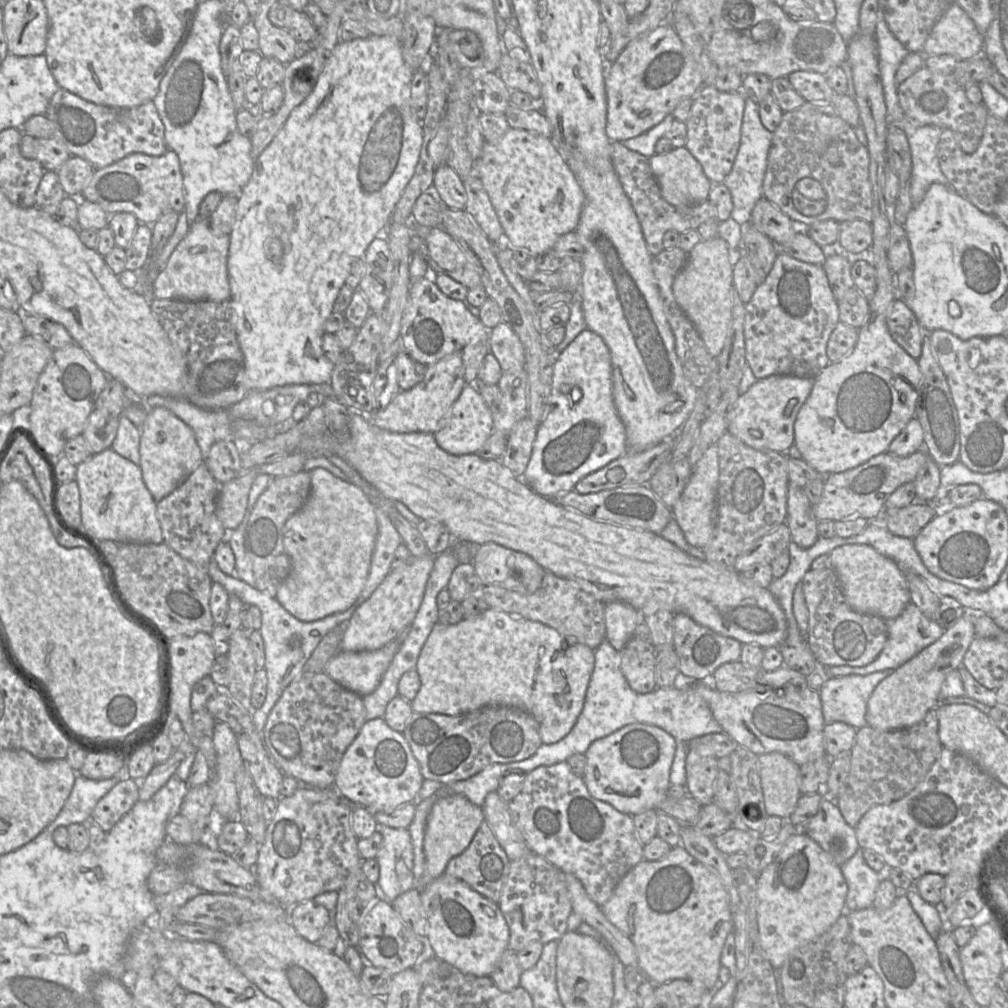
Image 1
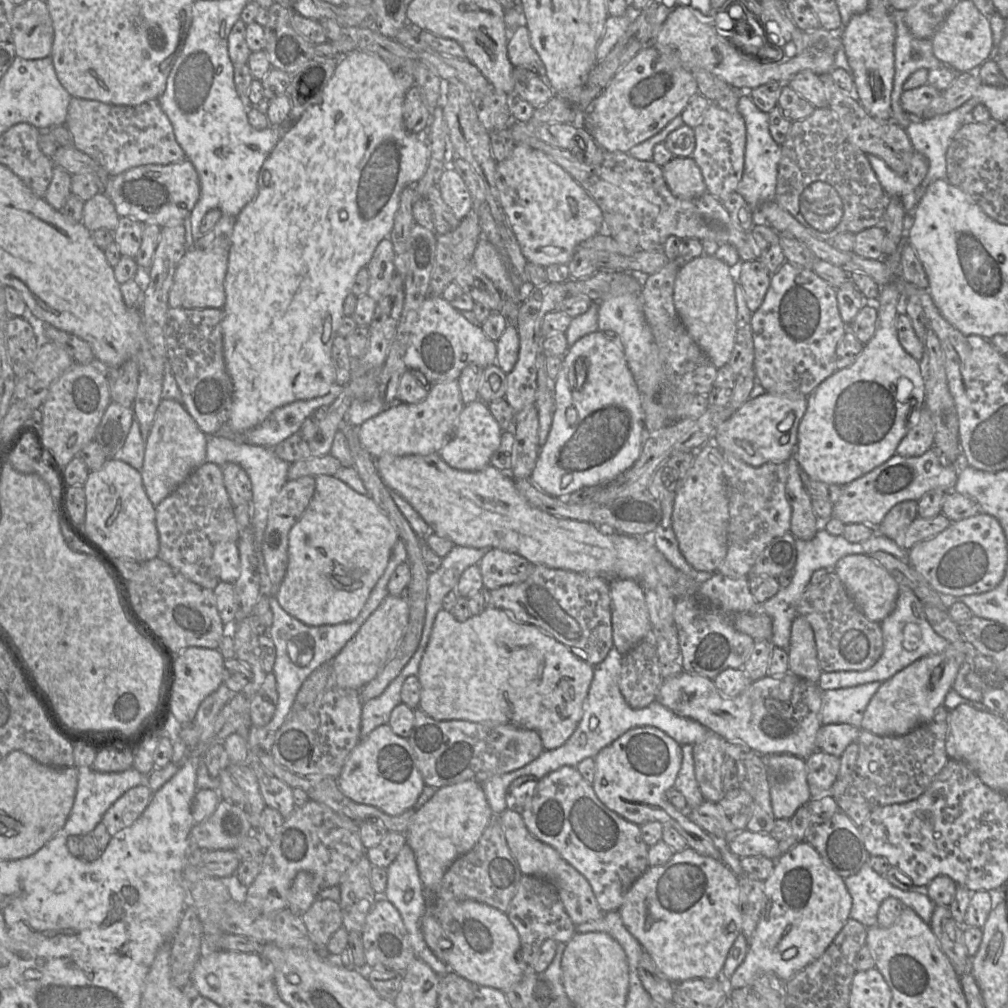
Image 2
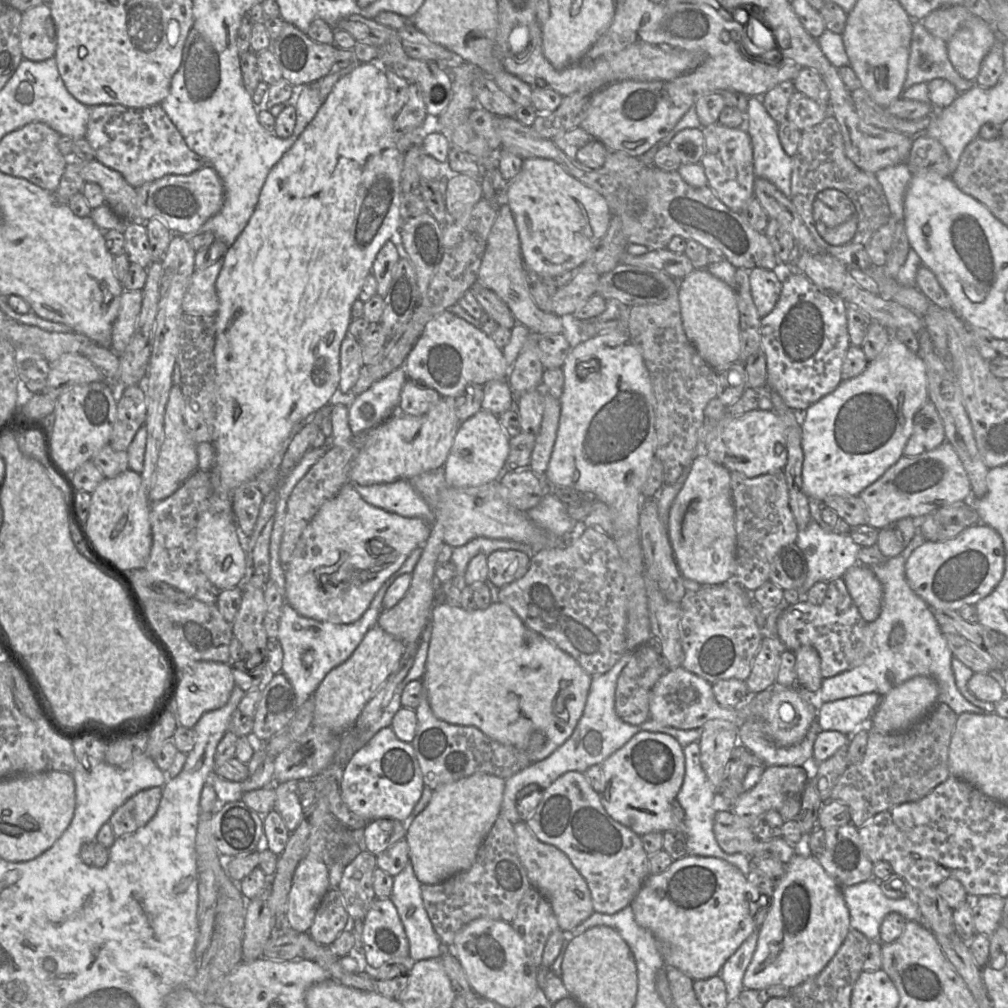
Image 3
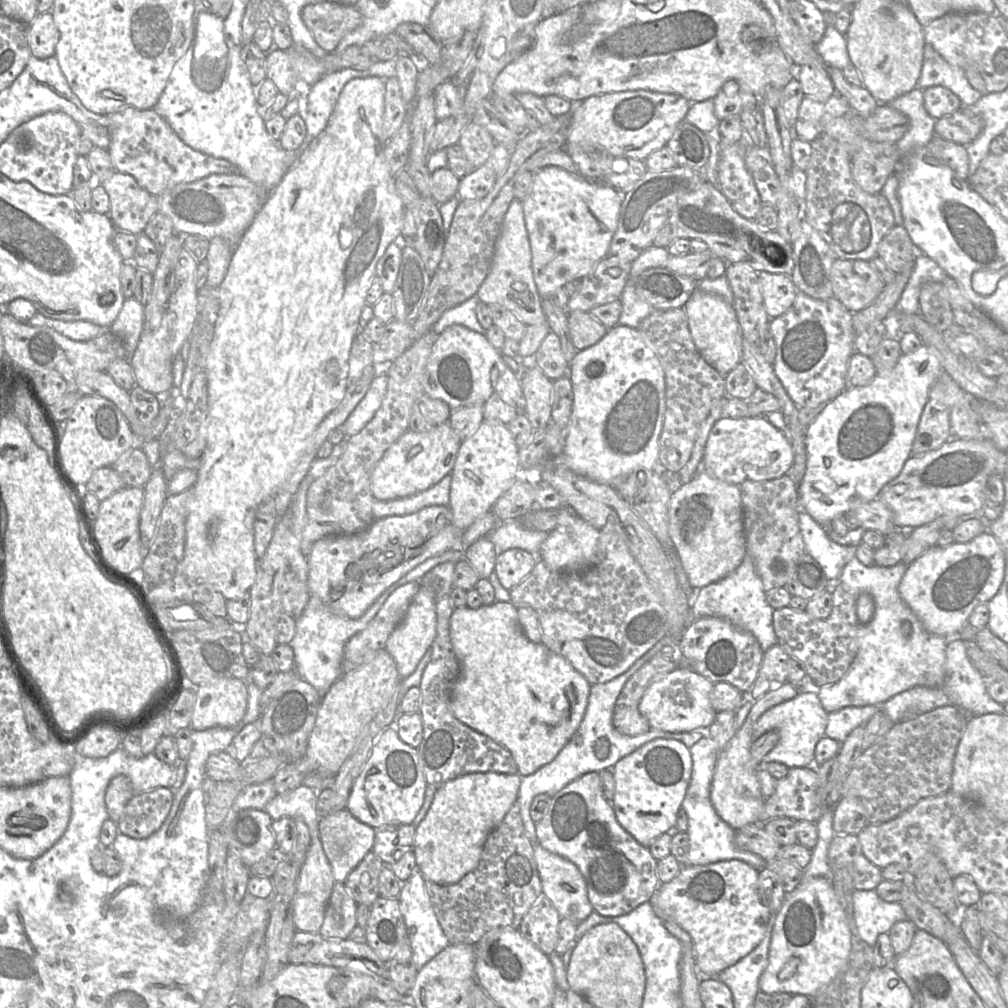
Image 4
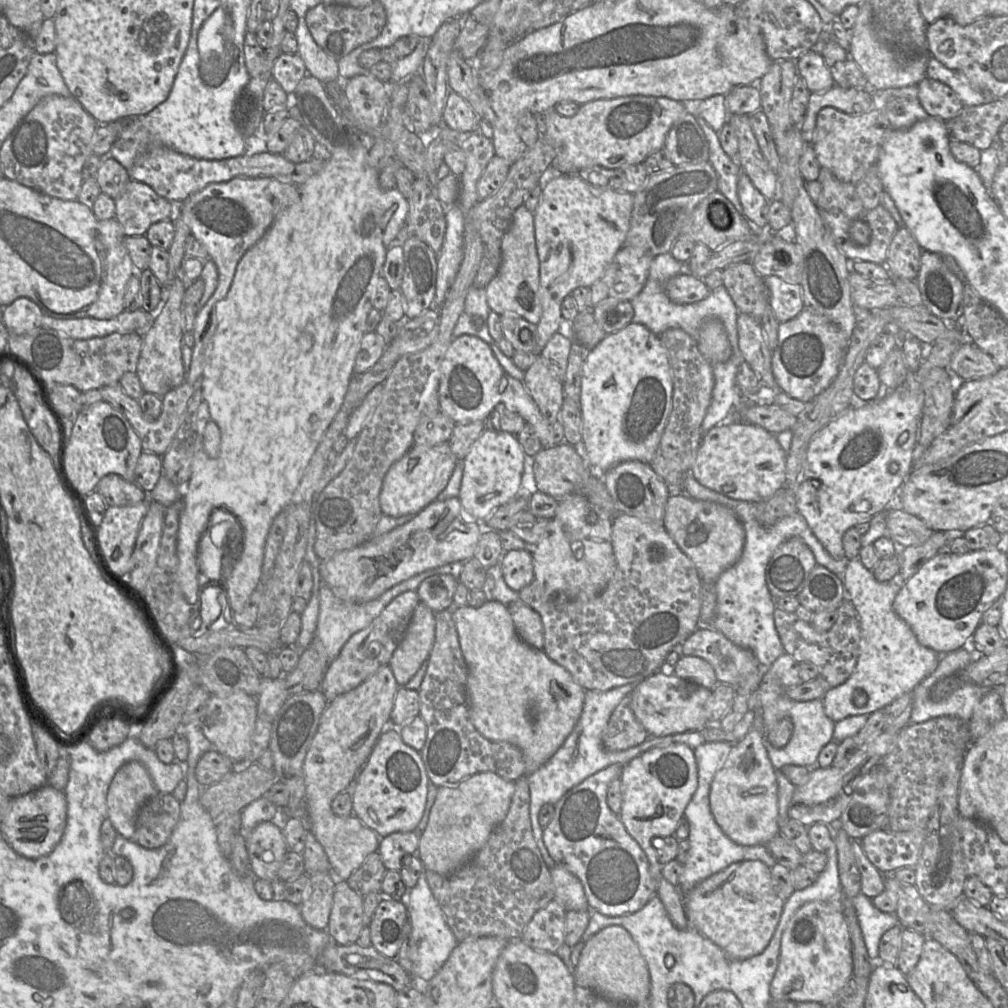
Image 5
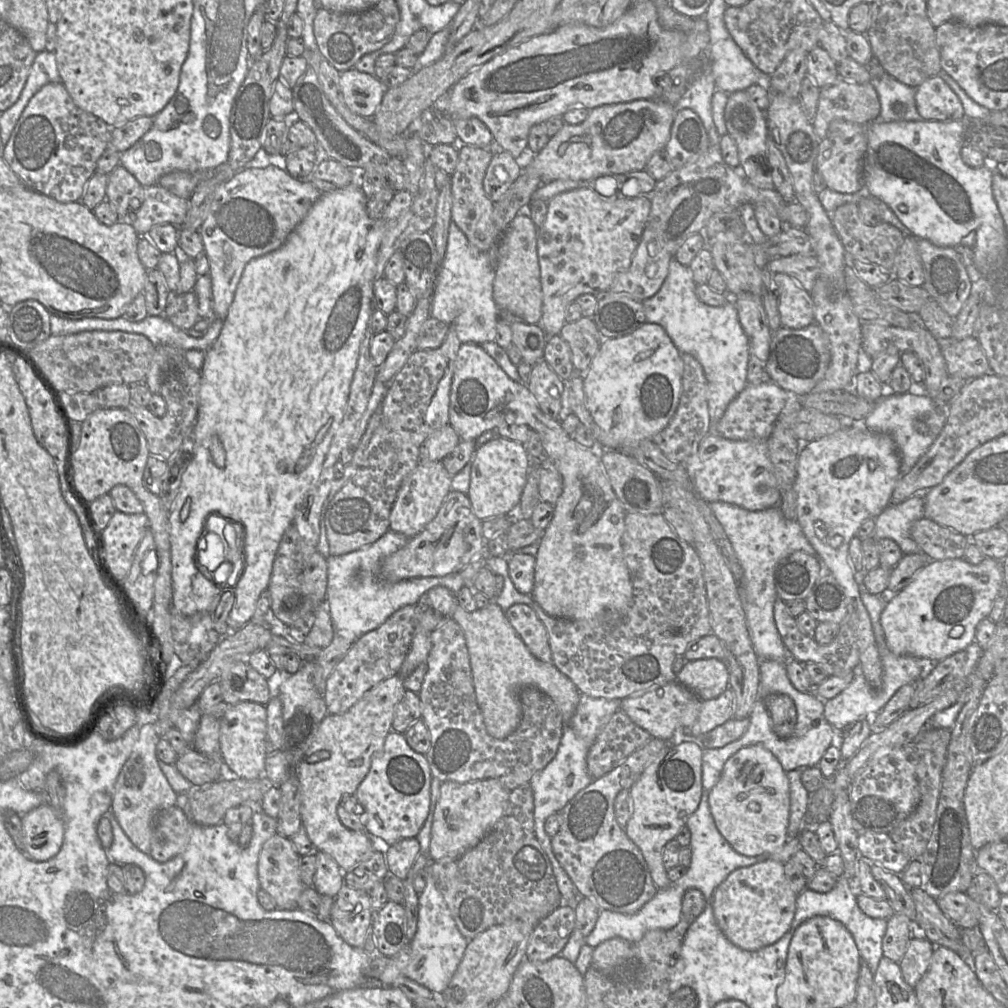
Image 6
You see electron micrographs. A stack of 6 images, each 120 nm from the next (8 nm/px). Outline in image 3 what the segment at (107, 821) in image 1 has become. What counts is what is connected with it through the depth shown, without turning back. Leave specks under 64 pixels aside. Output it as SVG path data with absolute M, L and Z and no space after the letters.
M153 787L128 799L109 820L114 835L119 837L145 826L156 814L161 798L162 787Z

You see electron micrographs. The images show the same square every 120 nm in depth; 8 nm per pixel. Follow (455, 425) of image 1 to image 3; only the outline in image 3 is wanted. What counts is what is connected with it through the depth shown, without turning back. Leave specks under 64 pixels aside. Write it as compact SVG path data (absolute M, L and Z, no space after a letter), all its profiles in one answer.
M481 409L460 422L447 460L443 466L446 482L451 487L476 487L500 478L509 455L509 436L502 428L498 415Z

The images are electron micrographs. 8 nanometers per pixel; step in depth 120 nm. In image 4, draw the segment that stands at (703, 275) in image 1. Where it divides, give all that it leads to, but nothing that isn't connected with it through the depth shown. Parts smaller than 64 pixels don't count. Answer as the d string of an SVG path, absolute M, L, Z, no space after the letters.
M697 288L683 306L697 351L704 360L725 376L742 361L742 332L733 305L721 296Z

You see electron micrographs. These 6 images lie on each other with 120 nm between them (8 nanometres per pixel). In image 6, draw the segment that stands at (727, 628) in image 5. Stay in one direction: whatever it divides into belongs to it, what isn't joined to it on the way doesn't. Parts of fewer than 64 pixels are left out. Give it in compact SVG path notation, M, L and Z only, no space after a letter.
M721 501L710 502L709 506L725 530L743 568L739 594L756 655L760 660L775 660L782 663L792 660L789 659L790 654L774 620L774 604L778 598L774 584L775 568L783 558L796 551L817 557L815 549L805 537L799 523L786 519L778 506L758 511L750 511Z

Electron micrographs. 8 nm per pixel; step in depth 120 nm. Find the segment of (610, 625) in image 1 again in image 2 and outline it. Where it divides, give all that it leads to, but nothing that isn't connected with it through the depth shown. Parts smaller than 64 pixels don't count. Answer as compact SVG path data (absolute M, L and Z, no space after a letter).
M633 579L610 580L611 621L614 647L626 654L643 641L652 627L645 600L645 589Z

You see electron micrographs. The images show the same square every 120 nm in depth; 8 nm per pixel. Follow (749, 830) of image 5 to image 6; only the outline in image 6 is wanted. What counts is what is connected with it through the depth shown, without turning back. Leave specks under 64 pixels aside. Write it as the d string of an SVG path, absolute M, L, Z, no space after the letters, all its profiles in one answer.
M762 746L744 747L727 760L709 794L709 807L716 828L741 855L772 854L788 841L789 780L777 758Z

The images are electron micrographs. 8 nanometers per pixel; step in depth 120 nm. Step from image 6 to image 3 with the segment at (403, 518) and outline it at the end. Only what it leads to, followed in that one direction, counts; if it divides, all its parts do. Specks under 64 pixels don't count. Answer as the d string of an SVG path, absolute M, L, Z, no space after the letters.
M442 397L432 409L421 416L395 413L365 431L367 433L363 447L351 463L349 482L361 486L392 483L443 468L460 422L456 415L455 398L452 397Z

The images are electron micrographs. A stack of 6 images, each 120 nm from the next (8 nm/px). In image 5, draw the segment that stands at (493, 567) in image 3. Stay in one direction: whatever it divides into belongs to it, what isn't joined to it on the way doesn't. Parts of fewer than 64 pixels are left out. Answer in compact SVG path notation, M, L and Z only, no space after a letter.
M528 549L505 551L499 563L505 583L514 591L534 580L533 556Z

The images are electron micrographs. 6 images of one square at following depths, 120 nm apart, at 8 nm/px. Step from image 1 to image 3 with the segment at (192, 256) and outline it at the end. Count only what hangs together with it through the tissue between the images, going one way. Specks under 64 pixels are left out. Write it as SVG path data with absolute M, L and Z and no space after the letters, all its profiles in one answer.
M218 260L206 269L194 271L182 301L184 313L217 314L219 299L215 284L221 269L222 260Z

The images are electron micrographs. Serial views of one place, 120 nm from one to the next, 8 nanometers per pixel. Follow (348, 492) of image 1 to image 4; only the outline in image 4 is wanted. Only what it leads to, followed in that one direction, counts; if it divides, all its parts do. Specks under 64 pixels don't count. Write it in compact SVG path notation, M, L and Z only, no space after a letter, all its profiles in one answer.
M428 506L408 515L375 519L367 529L359 533L323 537L313 544L307 557L308 589L311 596L318 597L333 611L351 619L360 618L387 588L412 569L428 558L462 547L463 531L454 526L448 506Z

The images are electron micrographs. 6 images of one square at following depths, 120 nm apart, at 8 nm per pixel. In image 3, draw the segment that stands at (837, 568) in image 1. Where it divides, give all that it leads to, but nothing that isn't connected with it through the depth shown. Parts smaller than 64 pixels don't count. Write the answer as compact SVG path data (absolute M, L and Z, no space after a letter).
M858 562L842 579L862 618L873 622L881 612L883 588L871 568Z

